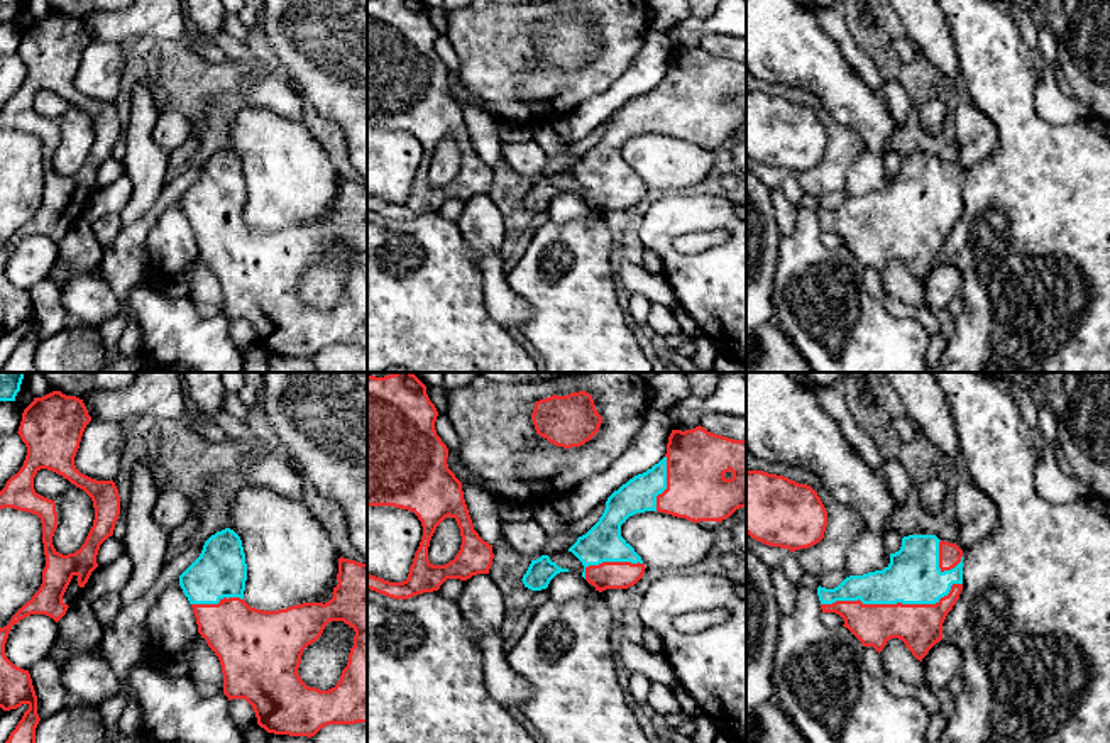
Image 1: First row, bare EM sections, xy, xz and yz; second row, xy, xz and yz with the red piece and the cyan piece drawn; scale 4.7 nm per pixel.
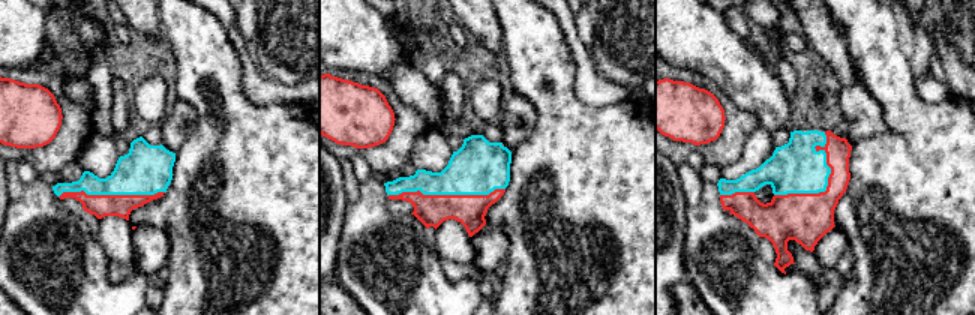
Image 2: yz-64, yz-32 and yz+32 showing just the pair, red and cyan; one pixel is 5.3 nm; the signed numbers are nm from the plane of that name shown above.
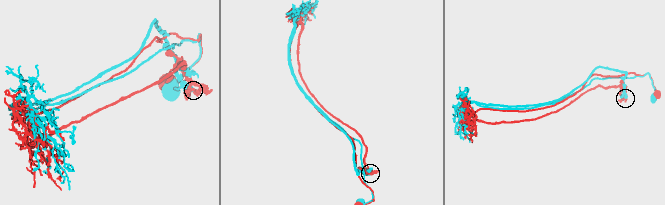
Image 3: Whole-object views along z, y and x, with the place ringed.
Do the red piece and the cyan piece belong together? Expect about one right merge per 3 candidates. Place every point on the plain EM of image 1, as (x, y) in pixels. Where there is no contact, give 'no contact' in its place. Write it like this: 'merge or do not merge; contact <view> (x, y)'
do not merge; contact yz (892, 225)

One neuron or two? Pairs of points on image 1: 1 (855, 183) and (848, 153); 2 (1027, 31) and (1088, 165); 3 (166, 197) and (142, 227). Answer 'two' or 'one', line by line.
1: two
2: two
3: one

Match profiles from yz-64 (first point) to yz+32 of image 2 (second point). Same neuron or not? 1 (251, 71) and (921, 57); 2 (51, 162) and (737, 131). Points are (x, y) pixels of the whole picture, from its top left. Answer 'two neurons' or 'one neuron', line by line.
1: two neurons
2: one neuron

